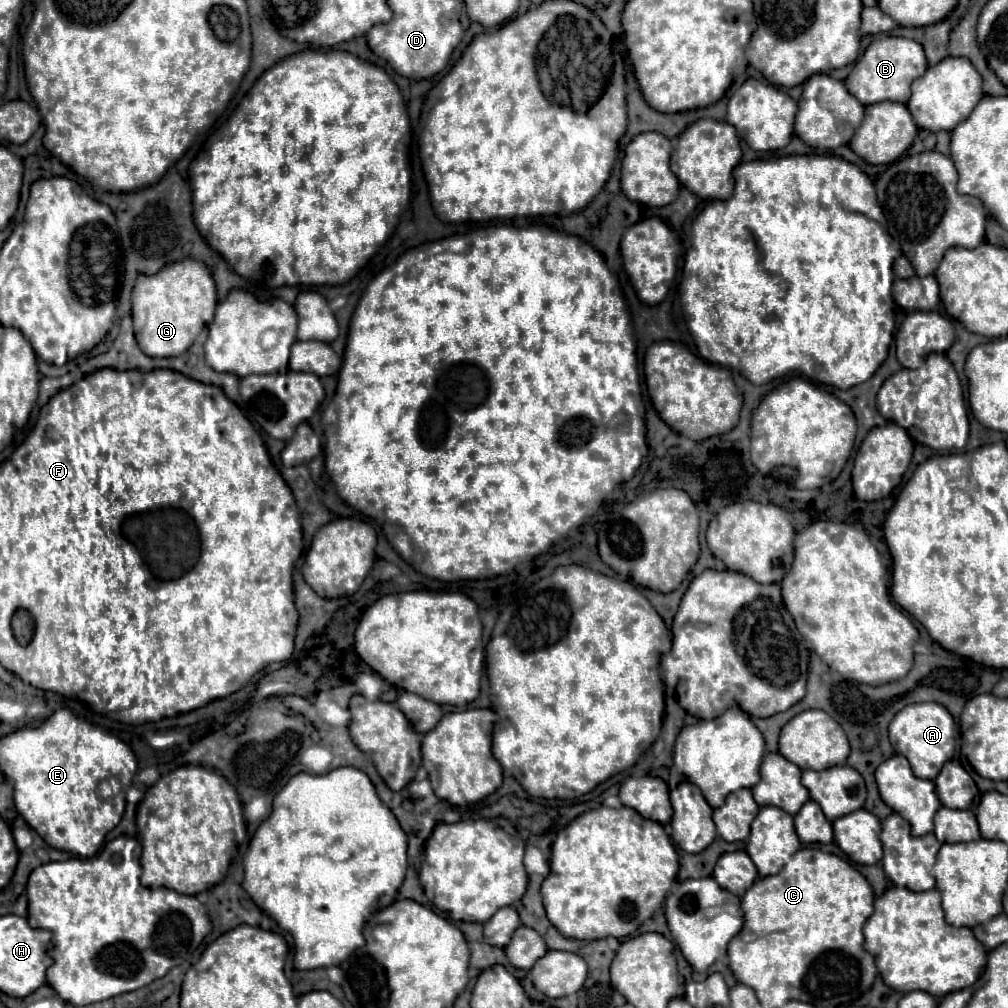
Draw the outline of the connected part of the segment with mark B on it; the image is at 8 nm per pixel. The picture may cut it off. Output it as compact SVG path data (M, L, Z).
M882 36L866 48L866 52L854 64L844 84L848 92L852 92L852 96L856 96L864 106L884 102L884 100L906 104L910 96L910 84L916 78L920 78L926 72L926 68L928 62L926 62L924 48L916 40L902 38L902 36Z

